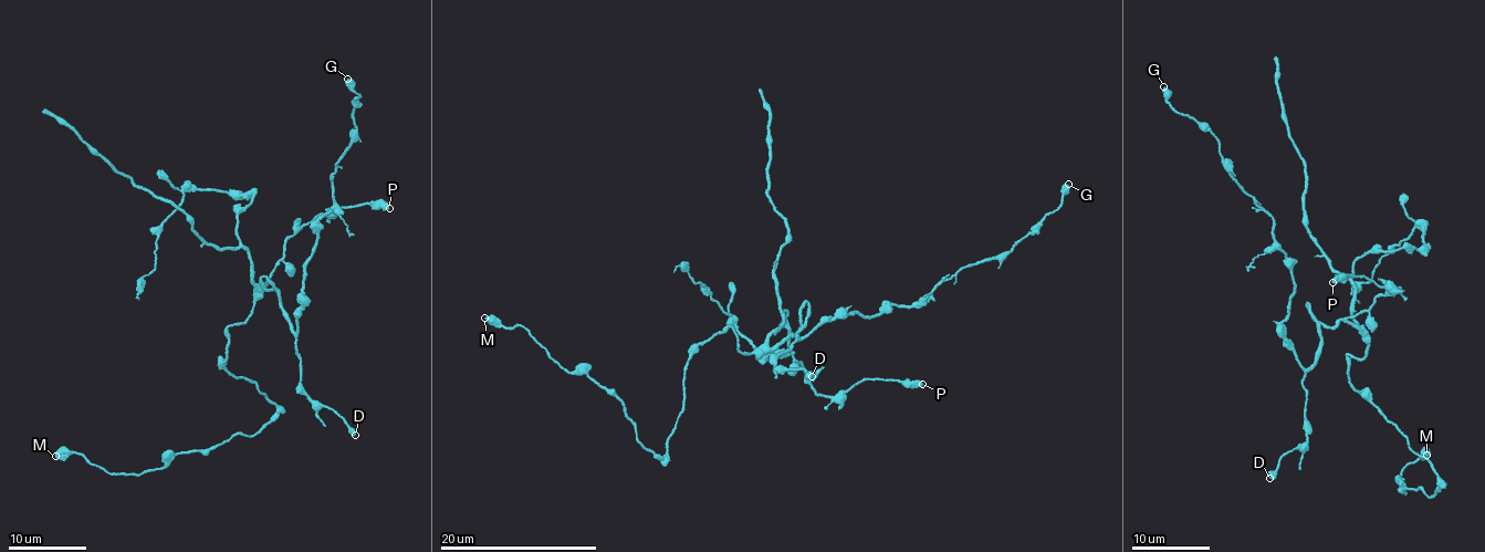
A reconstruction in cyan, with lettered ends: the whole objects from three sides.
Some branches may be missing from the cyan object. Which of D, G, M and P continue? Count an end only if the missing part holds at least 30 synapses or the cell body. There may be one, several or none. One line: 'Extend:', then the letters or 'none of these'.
Extend: none of these

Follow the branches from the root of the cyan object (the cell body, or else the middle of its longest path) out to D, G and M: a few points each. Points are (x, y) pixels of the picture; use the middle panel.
D: (759, 351), (772, 350), (803, 326), (792, 349), (774, 357), (776, 367), (812, 376)
G: (759, 351), (843, 311), (913, 304), (1012, 249), (1068, 184)
M: (759, 351), (738, 349), (730, 326), (698, 346), (660, 457), (612, 393), (521, 325), (484, 318)

